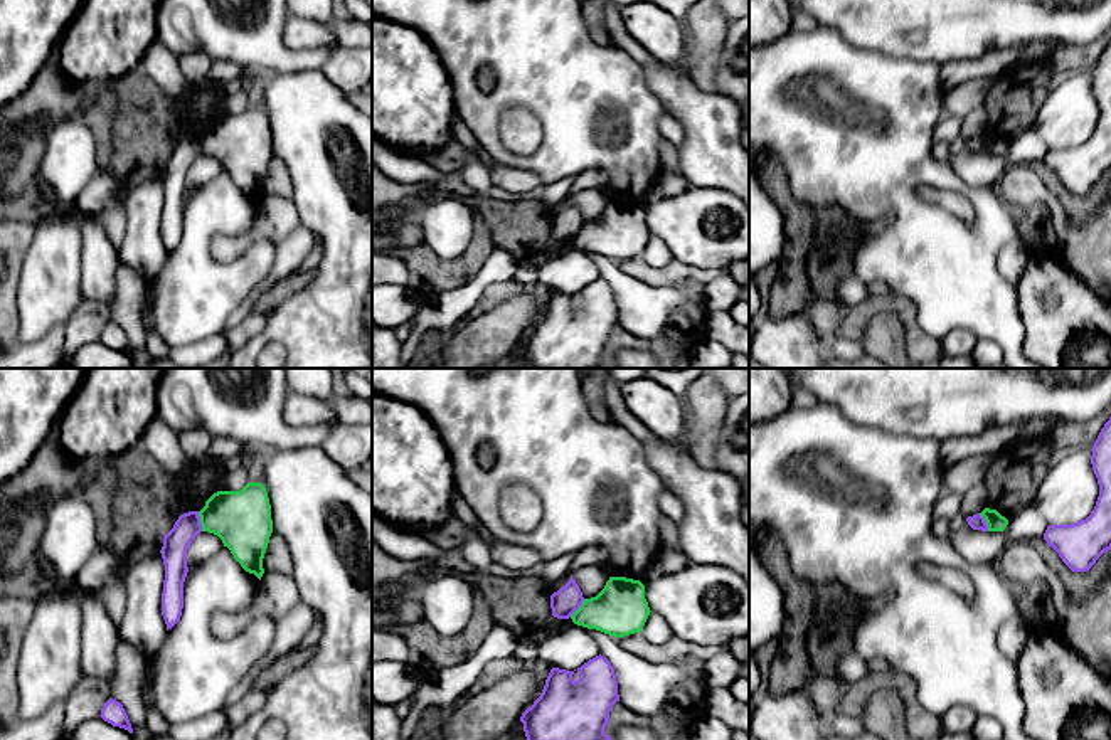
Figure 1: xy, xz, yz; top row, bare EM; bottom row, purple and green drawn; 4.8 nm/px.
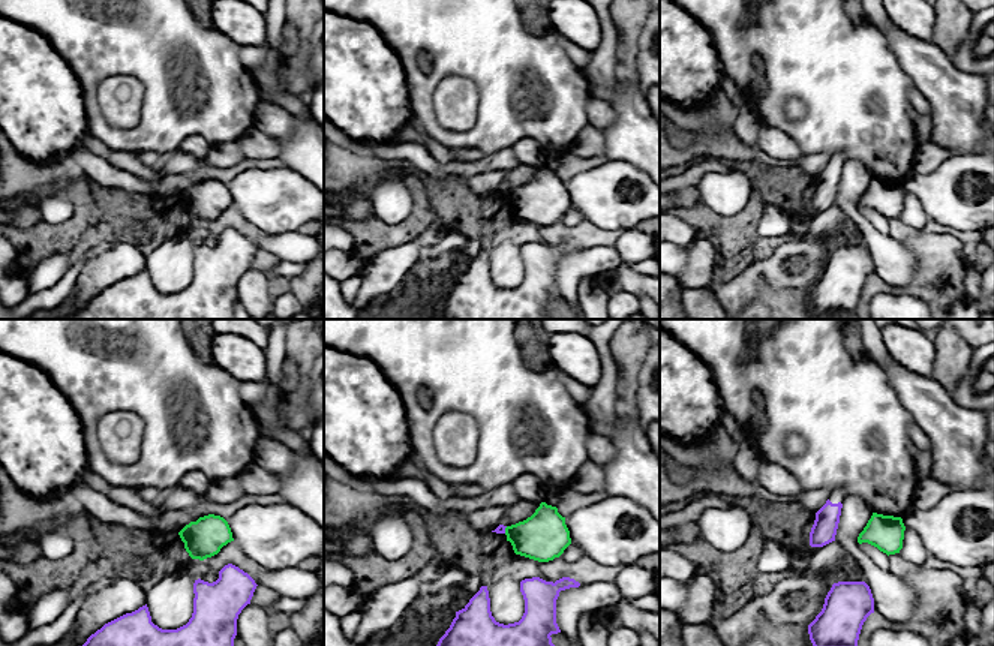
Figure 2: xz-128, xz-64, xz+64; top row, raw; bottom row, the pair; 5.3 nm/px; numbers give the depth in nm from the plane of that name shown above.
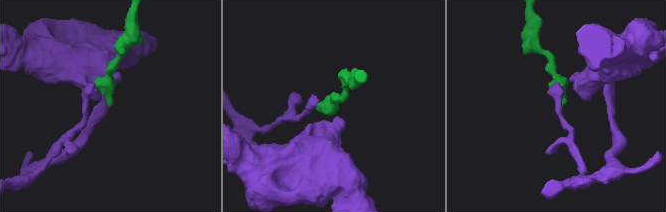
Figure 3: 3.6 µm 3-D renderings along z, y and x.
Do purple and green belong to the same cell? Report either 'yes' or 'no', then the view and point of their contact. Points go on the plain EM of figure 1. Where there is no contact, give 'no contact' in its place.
no | xy (199, 145)

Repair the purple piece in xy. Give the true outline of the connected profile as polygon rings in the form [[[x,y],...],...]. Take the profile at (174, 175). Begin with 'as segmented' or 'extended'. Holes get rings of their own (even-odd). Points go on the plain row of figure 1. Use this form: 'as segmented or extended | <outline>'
as segmented | [[[189,135],[180,138],[173,151],[163,160],[163,170],[160,173],[165,188],[162,239],[167,254],[180,244],[183,232],[183,205],[189,195],[187,172],[200,155],[199,135]]]

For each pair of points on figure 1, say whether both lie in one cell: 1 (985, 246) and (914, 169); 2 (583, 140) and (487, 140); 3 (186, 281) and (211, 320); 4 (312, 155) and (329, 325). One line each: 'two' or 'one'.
1: one
2: one
3: one
4: one

